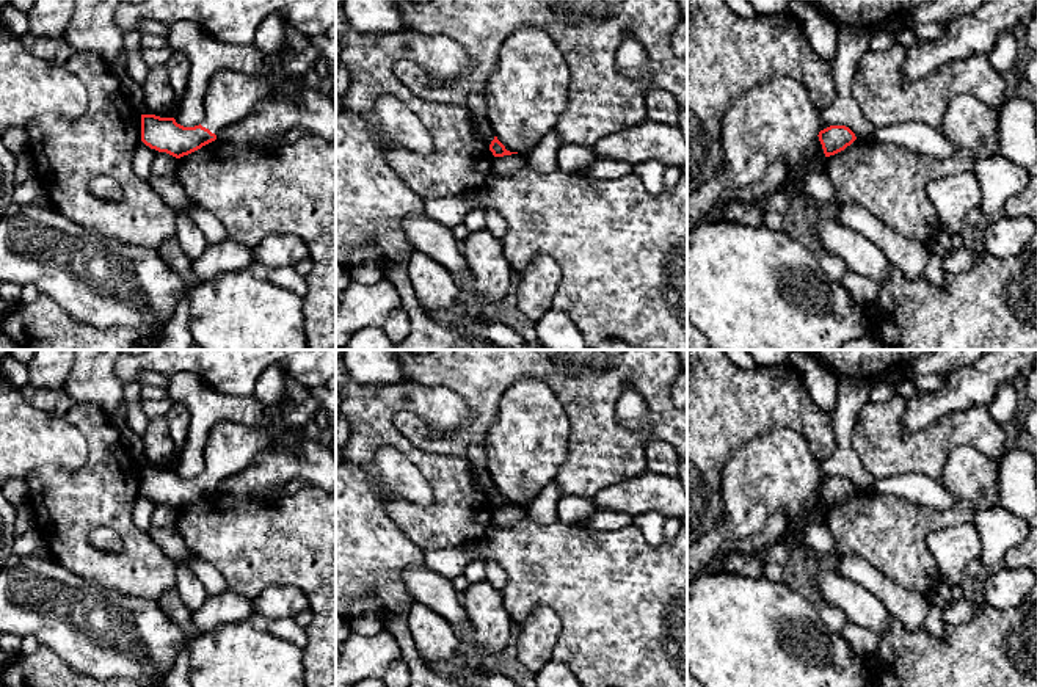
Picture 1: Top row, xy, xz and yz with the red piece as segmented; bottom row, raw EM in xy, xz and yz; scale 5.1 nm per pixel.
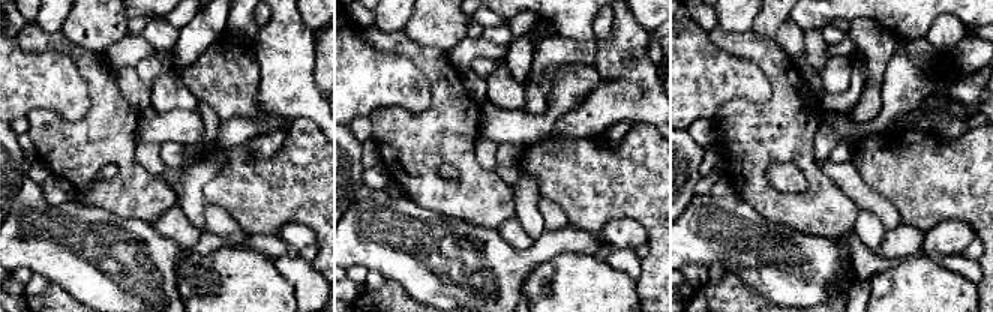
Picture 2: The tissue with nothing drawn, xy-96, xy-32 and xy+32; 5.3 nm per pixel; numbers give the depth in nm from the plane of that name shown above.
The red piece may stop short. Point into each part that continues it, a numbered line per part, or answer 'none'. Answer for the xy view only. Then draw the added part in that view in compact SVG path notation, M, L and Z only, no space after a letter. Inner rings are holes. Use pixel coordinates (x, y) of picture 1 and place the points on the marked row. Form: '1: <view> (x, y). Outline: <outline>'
1: xy (231, 96). Outline: M224 67L216 71L204 96L202 127L218 135L226 125L245 118L253 107L270 96L273 88L260 75Z

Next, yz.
none

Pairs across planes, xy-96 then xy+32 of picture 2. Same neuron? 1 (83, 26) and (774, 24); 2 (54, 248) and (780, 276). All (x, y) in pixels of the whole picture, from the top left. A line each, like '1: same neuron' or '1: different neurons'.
1: same neuron
2: same neuron

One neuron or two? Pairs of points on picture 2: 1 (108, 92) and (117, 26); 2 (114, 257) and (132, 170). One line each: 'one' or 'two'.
1: two
2: two

